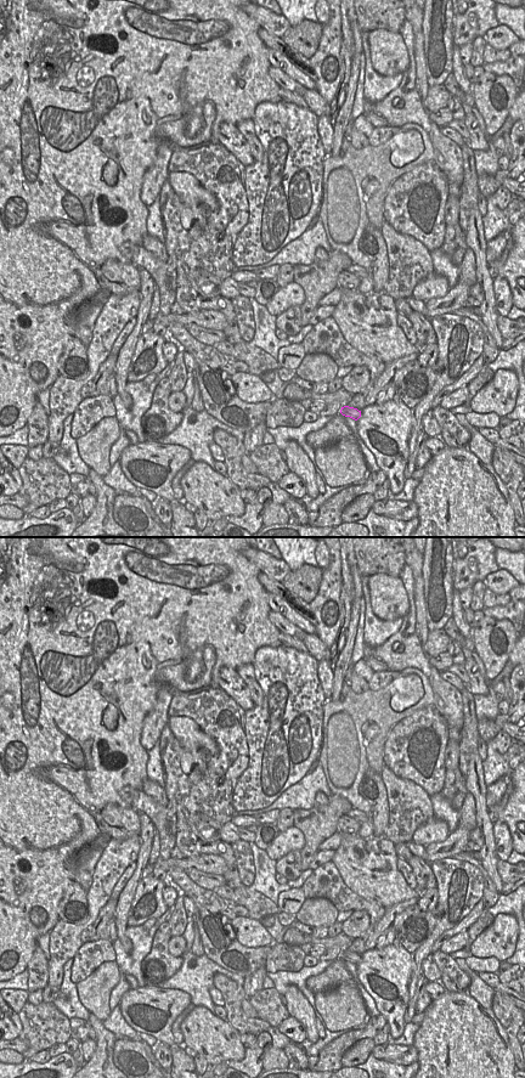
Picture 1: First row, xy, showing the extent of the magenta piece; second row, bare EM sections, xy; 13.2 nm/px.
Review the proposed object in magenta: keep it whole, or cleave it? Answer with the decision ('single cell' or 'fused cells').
single cell

